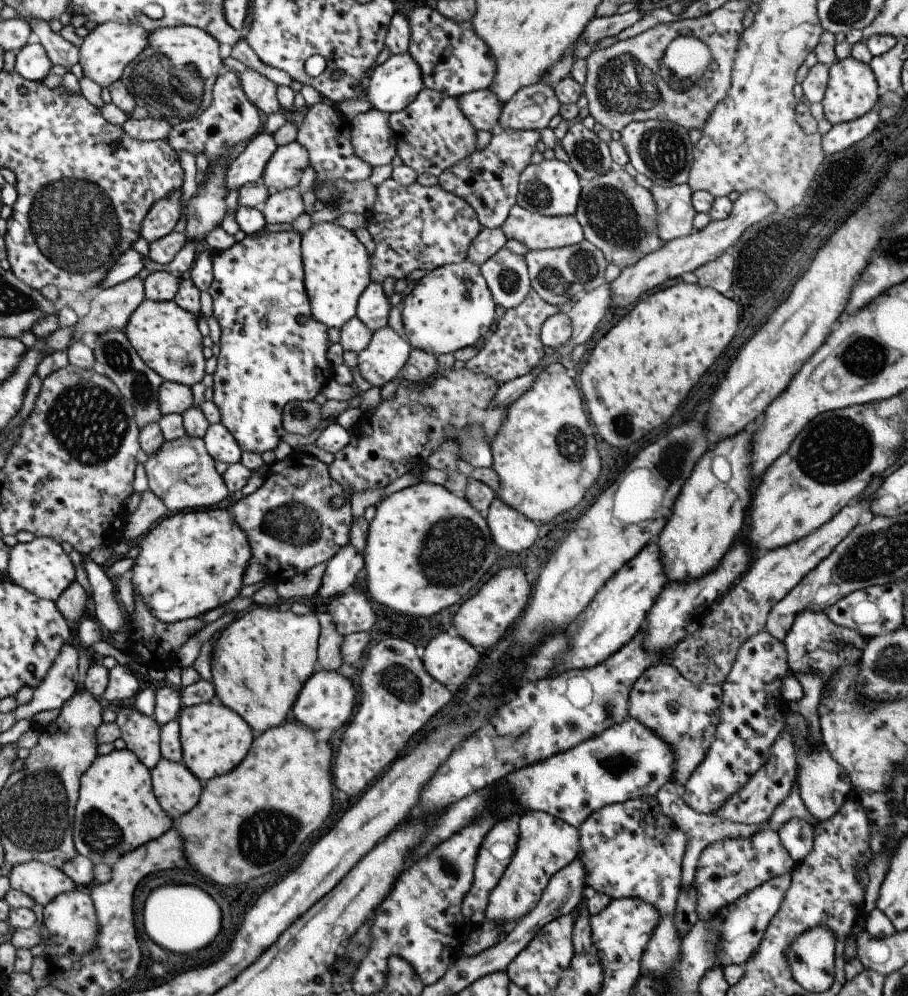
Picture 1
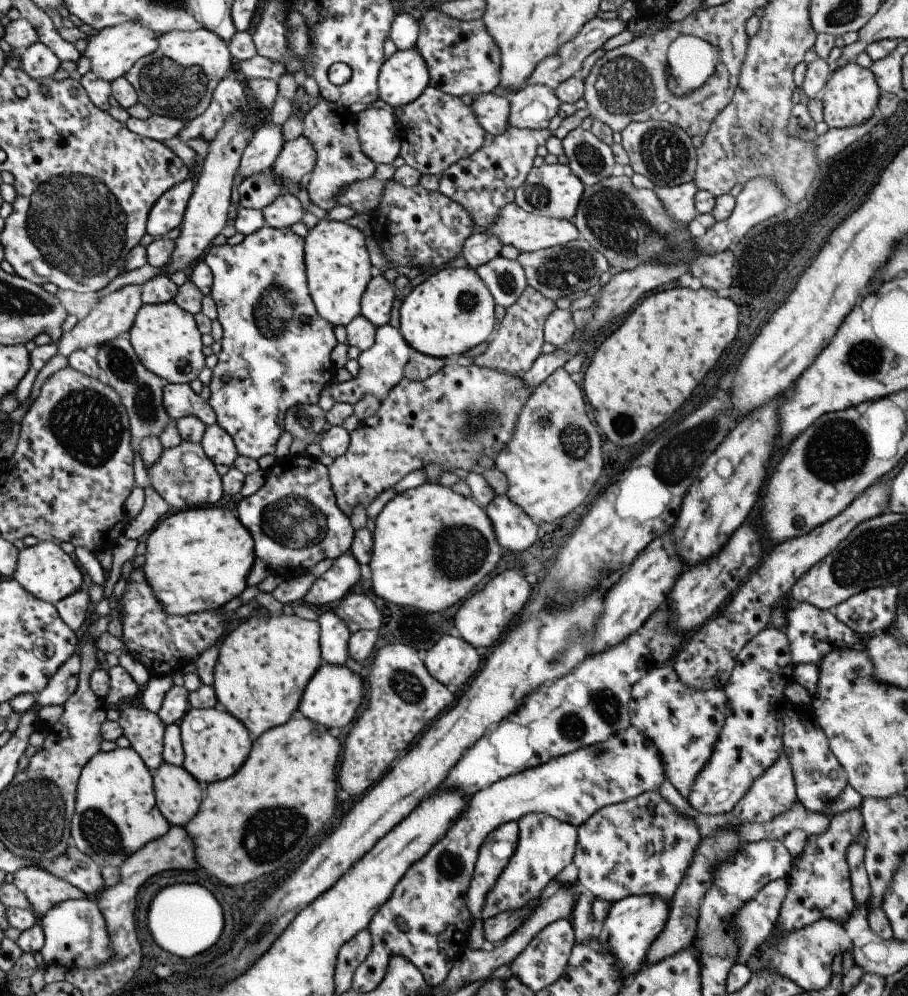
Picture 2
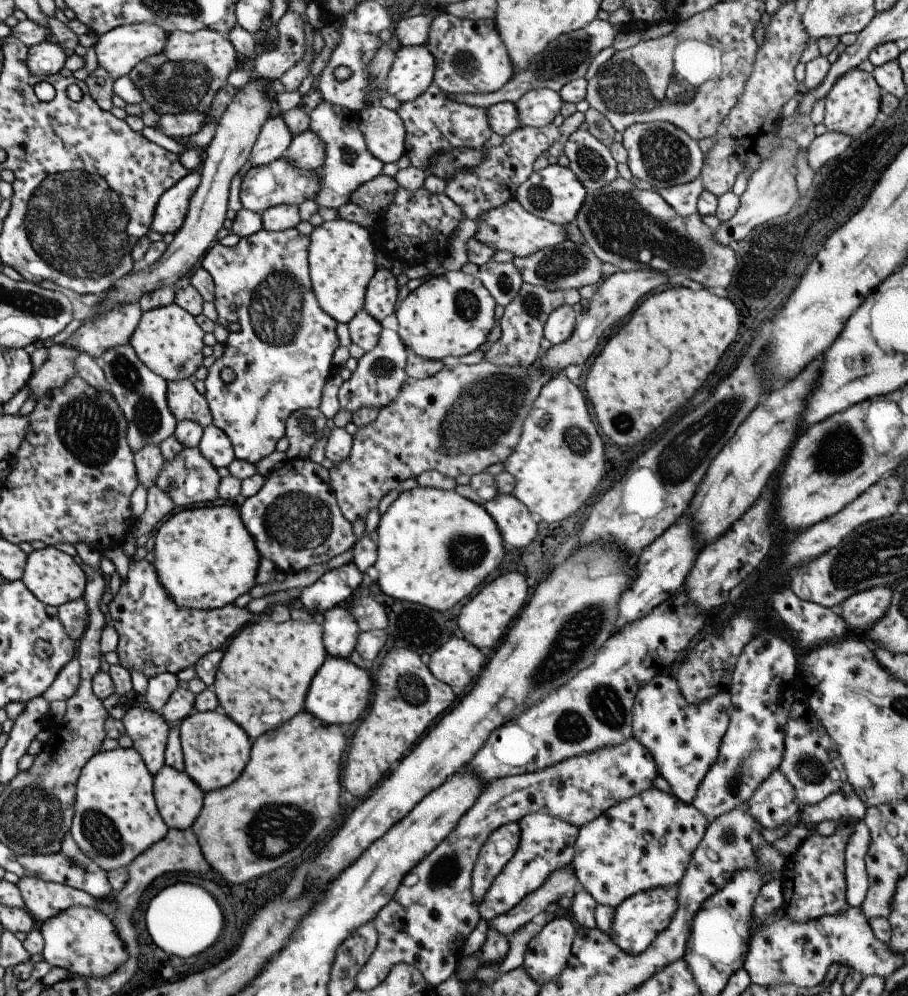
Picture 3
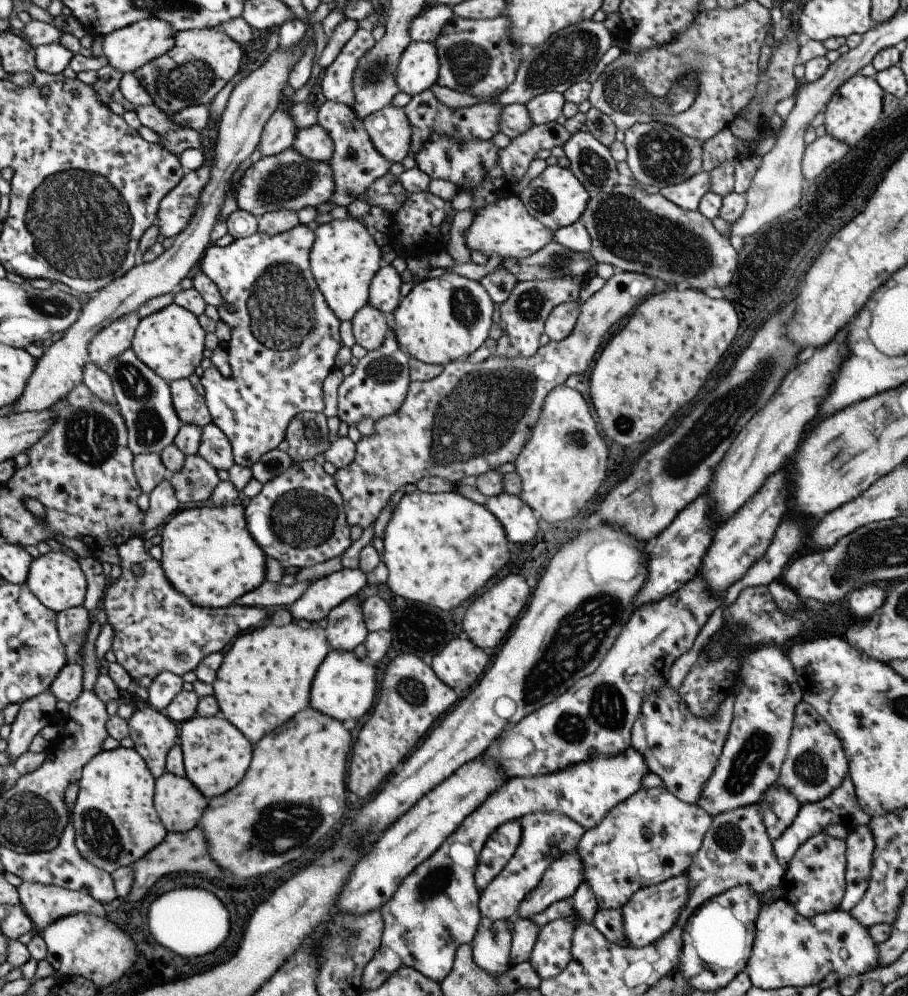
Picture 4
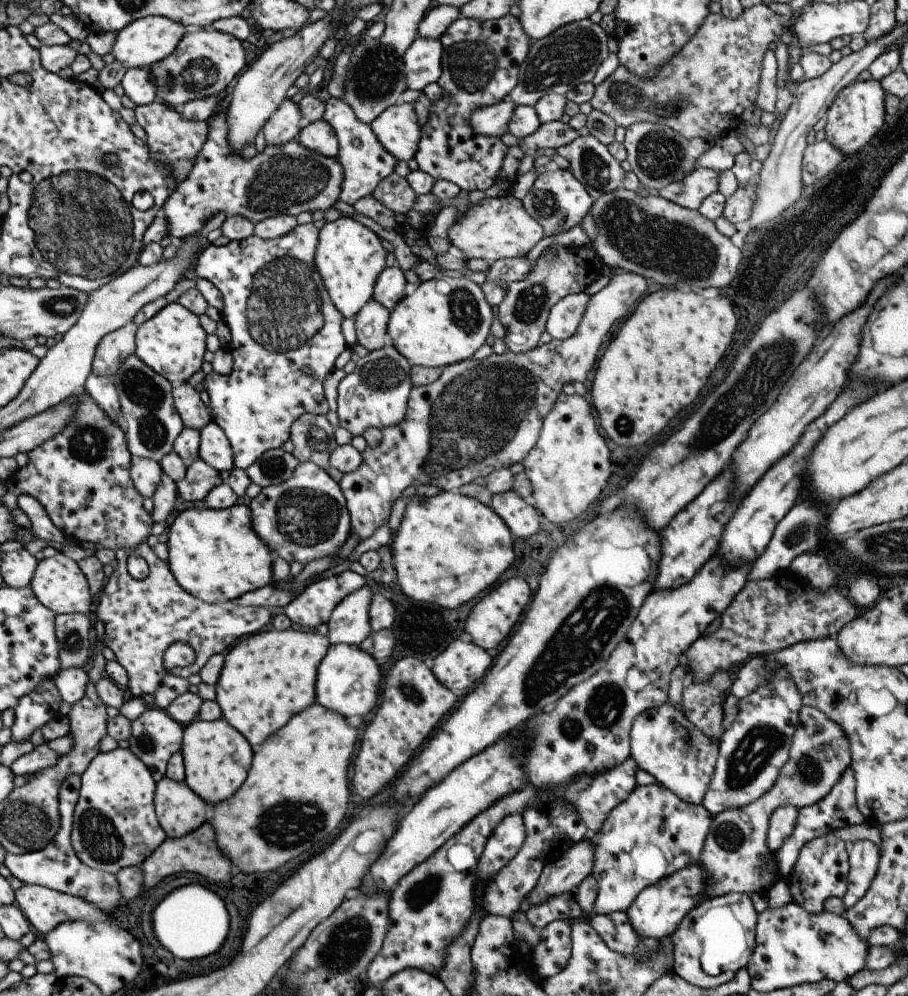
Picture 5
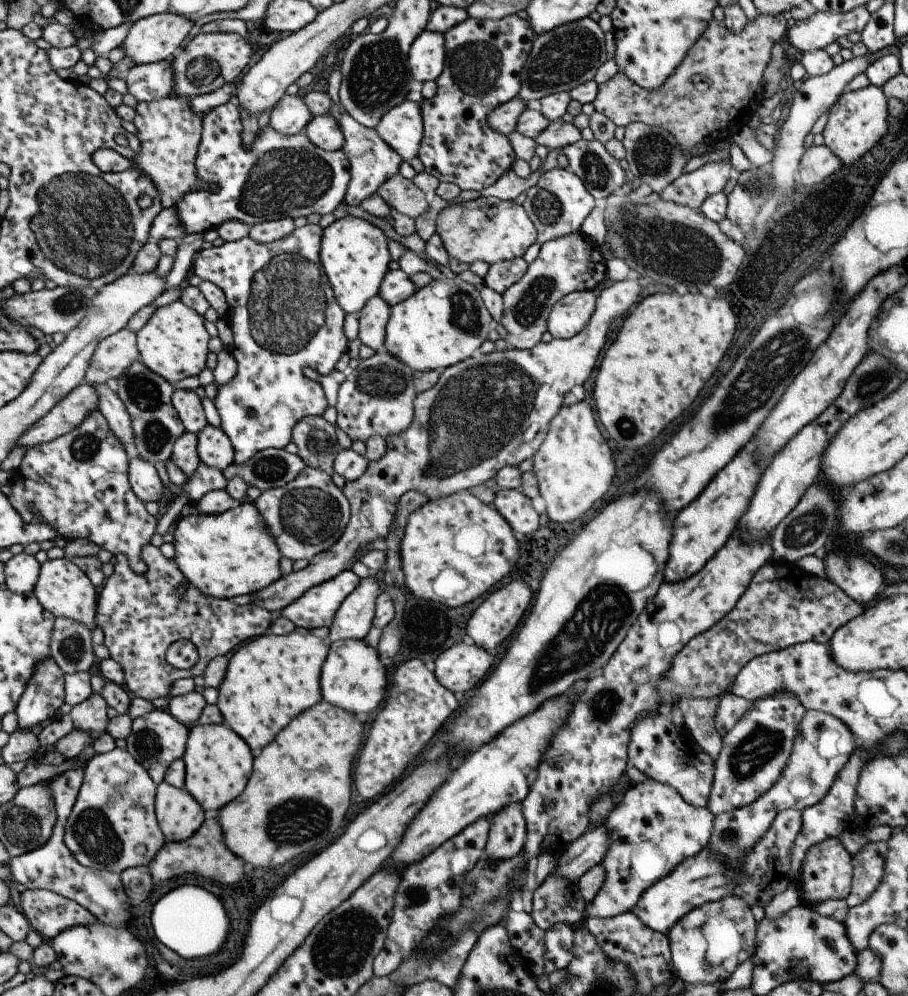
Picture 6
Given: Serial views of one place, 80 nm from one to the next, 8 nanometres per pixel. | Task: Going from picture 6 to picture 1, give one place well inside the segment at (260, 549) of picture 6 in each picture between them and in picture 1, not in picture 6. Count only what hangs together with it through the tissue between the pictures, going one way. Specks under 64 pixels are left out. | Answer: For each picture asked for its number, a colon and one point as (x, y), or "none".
1: (192, 561)
2: (197, 559)
3: (204, 558)
4: (207, 555)
5: (215, 555)

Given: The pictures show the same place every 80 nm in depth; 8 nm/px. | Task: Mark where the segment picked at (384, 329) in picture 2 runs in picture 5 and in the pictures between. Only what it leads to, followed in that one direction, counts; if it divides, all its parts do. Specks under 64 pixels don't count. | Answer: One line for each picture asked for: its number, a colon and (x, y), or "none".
3: (377, 379)
4: (379, 381)
5: (374, 395)

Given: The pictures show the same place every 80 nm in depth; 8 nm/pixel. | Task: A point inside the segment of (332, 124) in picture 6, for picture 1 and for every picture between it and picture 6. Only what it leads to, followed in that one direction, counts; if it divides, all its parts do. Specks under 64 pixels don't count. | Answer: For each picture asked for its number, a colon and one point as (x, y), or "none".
1: (282, 171)
2: (297, 157)
3: (306, 151)
4: (312, 143)
5: (317, 135)

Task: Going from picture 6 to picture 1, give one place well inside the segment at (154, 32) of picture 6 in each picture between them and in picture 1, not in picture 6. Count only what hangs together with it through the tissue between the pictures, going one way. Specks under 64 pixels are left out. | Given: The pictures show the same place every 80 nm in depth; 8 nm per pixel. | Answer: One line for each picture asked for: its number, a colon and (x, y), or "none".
1: (106, 50)
2: (113, 50)
3: (118, 50)
4: (125, 49)
5: (145, 41)

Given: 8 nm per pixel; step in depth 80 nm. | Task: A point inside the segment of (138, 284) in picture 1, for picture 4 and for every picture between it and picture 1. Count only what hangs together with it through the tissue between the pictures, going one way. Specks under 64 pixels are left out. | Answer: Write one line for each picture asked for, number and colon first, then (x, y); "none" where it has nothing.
2: (112, 317)
3: (113, 328)
4: (109, 342)

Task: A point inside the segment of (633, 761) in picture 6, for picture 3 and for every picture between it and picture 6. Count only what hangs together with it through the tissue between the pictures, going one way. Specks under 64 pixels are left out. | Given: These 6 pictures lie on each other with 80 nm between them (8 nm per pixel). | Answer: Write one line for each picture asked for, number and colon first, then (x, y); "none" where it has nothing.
3: (683, 740)
4: (681, 749)
5: (663, 742)

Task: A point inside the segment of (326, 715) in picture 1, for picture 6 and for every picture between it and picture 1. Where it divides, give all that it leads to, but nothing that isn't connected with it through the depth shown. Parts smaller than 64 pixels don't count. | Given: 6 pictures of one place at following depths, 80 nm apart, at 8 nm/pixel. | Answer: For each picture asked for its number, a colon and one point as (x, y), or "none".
2: (331, 698)
3: (338, 693)
4: (343, 686)
5: (347, 680)
6: (352, 677)

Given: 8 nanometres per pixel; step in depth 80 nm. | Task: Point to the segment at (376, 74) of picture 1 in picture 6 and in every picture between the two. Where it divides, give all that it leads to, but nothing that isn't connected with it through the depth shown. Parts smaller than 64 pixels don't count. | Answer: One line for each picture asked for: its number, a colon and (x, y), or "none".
2: (402, 77)
3: (411, 72)
4: (417, 69)
5: (422, 66)
6: (425, 56)

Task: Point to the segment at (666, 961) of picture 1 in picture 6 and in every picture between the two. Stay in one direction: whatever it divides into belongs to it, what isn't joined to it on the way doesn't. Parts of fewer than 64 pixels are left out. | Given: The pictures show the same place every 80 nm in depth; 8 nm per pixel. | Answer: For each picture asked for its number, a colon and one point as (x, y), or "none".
2: (642, 846)
3: (647, 841)
4: (652, 836)
5: (651, 833)
6: (652, 829)

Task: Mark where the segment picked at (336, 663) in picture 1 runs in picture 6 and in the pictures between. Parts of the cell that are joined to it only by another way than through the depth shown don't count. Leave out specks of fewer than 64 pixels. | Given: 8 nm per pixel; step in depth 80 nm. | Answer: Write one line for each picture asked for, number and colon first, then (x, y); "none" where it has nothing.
2: (333, 633)
3: (340, 633)
4: (344, 630)
5: (348, 623)
6: (352, 619)

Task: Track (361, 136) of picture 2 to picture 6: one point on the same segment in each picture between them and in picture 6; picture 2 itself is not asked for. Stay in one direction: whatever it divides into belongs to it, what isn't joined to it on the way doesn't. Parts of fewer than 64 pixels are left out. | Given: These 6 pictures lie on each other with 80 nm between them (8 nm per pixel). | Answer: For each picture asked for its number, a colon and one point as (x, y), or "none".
3: (382, 131)
4: (387, 128)
5: (396, 128)
6: (401, 127)

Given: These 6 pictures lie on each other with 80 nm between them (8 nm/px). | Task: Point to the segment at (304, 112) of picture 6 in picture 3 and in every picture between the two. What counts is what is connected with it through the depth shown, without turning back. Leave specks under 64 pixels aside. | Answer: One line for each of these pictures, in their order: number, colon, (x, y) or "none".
3: (273, 138)
4: (277, 134)
5: (282, 125)

